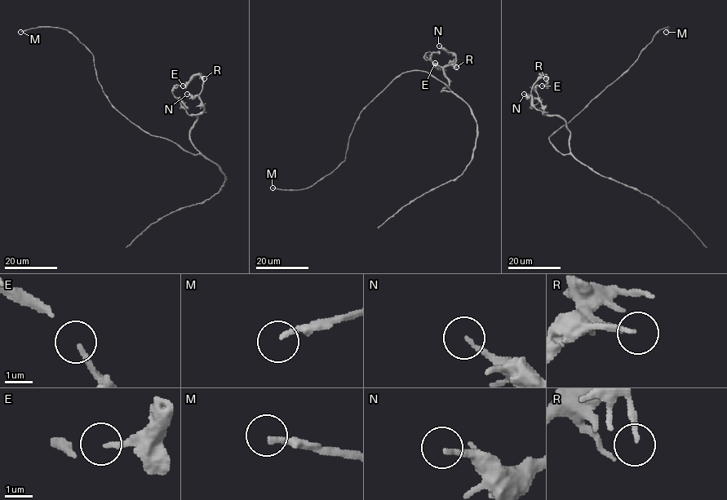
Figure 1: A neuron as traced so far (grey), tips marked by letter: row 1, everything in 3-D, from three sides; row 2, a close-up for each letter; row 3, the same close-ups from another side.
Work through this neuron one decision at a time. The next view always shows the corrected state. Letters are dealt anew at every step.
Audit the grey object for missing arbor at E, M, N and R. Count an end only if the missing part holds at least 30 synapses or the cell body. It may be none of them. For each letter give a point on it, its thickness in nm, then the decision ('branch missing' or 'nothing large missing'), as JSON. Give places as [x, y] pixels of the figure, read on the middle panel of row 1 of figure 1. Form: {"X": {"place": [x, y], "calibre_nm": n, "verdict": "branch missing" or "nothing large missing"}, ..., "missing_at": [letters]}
{"E": {"place": [435, 63], "calibre_nm": 120, "verdict": "nothing large missing"}, "M": {"place": [272, 188], "calibre_nm": 190, "verdict": "branch missing"}, "N": {"place": [439, 46], "calibre_nm": 160, "verdict": "nothing large missing"}, "R": {"place": [456, 67], "calibre_nm": 160, "verdict": "nothing large missing"}, "missing_at": ["M"]}

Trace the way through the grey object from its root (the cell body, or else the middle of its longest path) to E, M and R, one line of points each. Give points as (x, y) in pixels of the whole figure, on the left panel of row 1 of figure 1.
E: (177, 143), (199, 153), (189, 130), (197, 119), (192, 114), (203, 110), (202, 79), (195, 75), (183, 86)
M: (177, 143), (144, 131), (114, 108), (97, 80), (92, 54), (66, 29), (37, 27), (20, 32)
R: (177, 143), (191, 153), (199, 153), (189, 130), (197, 119), (192, 114), (203, 110), (199, 94), (204, 78)

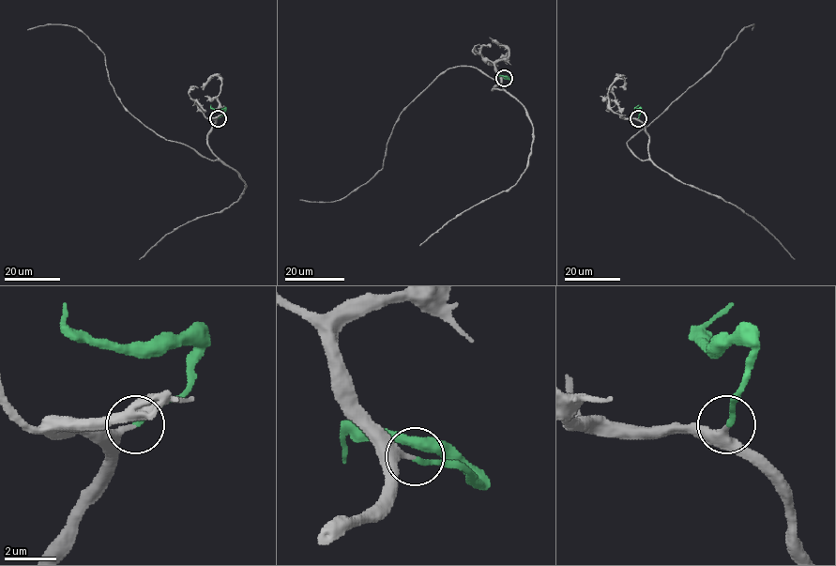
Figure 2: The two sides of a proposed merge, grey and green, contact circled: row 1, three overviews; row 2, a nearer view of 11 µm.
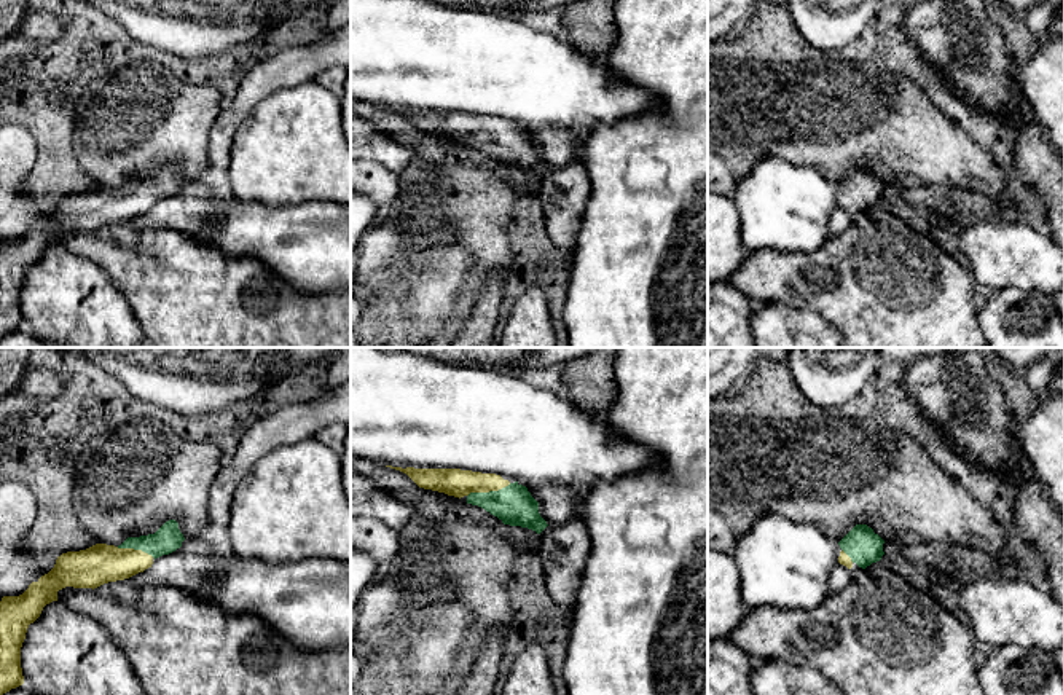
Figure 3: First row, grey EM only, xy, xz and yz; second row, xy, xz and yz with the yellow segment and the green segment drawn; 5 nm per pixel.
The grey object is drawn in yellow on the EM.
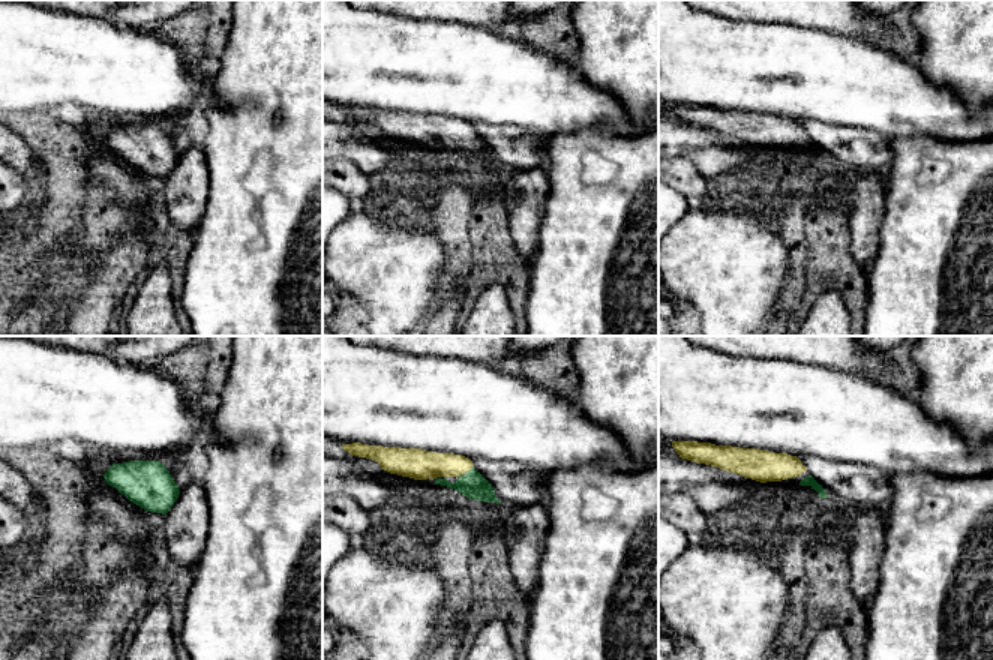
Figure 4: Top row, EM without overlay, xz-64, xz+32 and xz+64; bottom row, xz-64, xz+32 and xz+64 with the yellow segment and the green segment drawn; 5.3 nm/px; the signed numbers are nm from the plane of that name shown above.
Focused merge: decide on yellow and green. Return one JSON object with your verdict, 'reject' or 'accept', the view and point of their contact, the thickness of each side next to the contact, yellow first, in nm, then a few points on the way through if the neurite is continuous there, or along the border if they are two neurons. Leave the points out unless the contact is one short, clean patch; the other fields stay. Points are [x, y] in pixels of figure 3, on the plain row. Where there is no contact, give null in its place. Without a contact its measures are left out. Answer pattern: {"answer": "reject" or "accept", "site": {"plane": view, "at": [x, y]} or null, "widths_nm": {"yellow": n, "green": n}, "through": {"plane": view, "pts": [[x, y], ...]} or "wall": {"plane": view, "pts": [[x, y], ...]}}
{"answer": "accept", "site": {"plane": "xz", "at": [488, 134]}, "widths_nm": {"yellow": 140, "green": 200}, "through": {"plane": "xz", "pts": [[453, 125], [472, 126], [488, 134], [513, 147]]}}

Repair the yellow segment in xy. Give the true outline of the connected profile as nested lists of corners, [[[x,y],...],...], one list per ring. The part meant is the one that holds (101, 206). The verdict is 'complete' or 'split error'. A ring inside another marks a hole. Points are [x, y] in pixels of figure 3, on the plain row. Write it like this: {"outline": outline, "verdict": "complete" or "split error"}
{"outline": [[[175,163],[166,164],[155,177],[127,180],[121,188],[96,187],[86,193],[57,199],[54,210],[32,225],[19,239],[0,244],[0,341],[24,327],[21,290],[30,266],[43,250],[57,244],[65,230],[97,231],[124,223],[151,210],[153,204],[182,190],[185,183]]], "verdict": "split error"}

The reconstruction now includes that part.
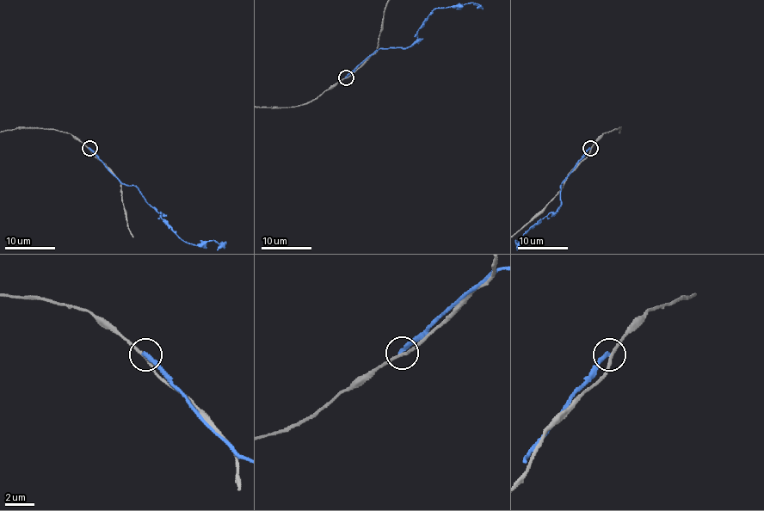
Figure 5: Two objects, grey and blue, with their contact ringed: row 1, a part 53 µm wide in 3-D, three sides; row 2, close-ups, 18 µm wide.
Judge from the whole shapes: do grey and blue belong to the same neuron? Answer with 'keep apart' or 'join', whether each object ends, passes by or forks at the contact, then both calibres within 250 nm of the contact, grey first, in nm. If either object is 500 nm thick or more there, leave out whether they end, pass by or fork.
keep apart; grey passes by; blue ends; calibres 220 and 320 nm

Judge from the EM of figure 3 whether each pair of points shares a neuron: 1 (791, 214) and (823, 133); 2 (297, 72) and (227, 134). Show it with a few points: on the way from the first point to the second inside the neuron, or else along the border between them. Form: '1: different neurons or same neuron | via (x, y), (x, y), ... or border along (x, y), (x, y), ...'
1: different neurons | border along (773, 157), (796, 164), (810, 164), (837, 185)
2: same neuron | via (276, 72), (235, 113)

